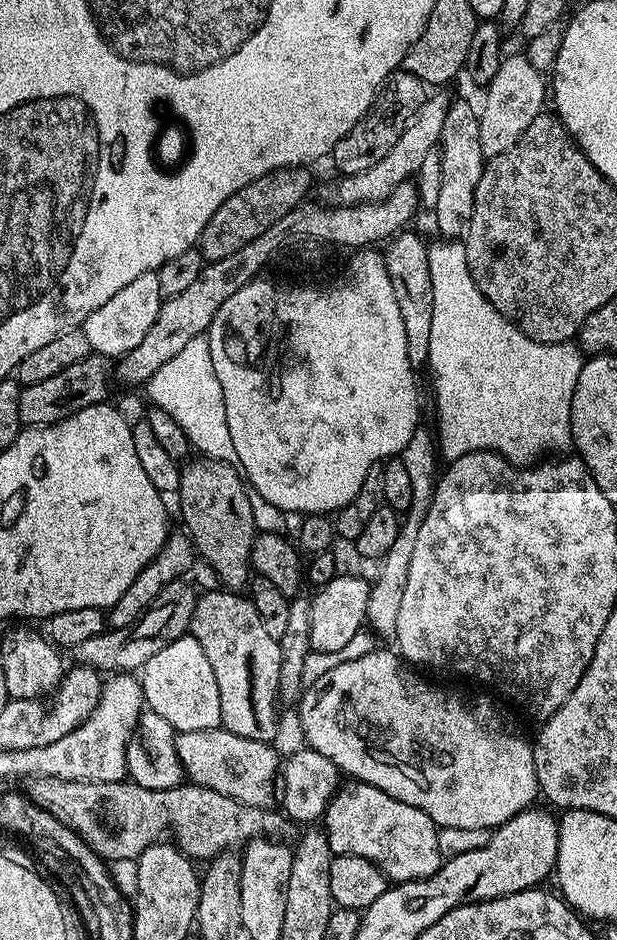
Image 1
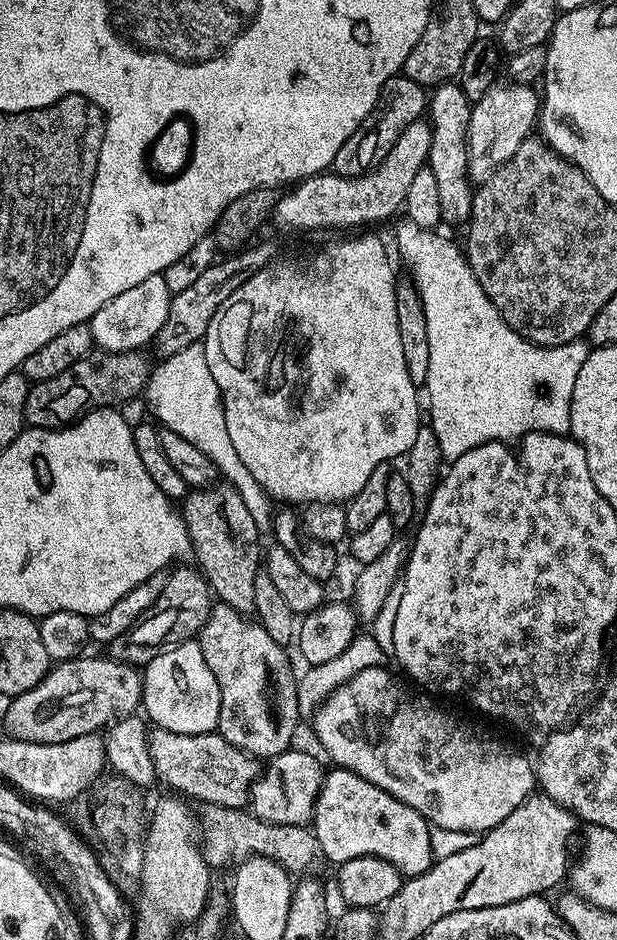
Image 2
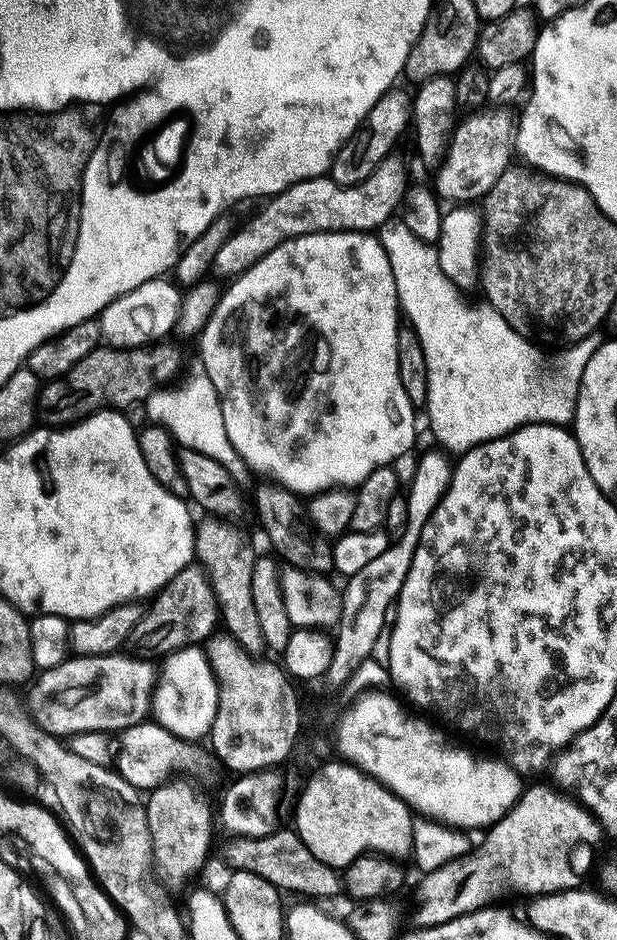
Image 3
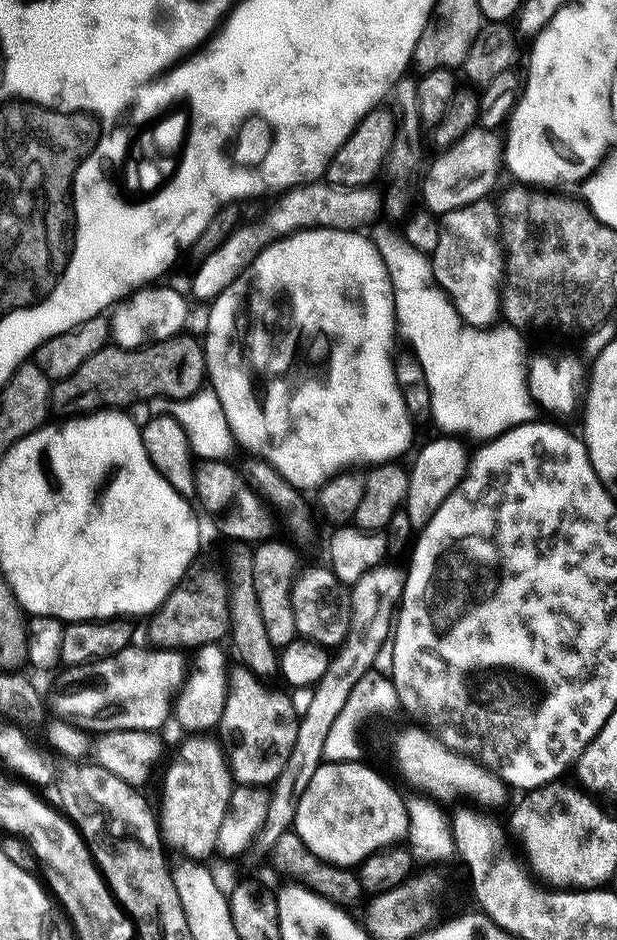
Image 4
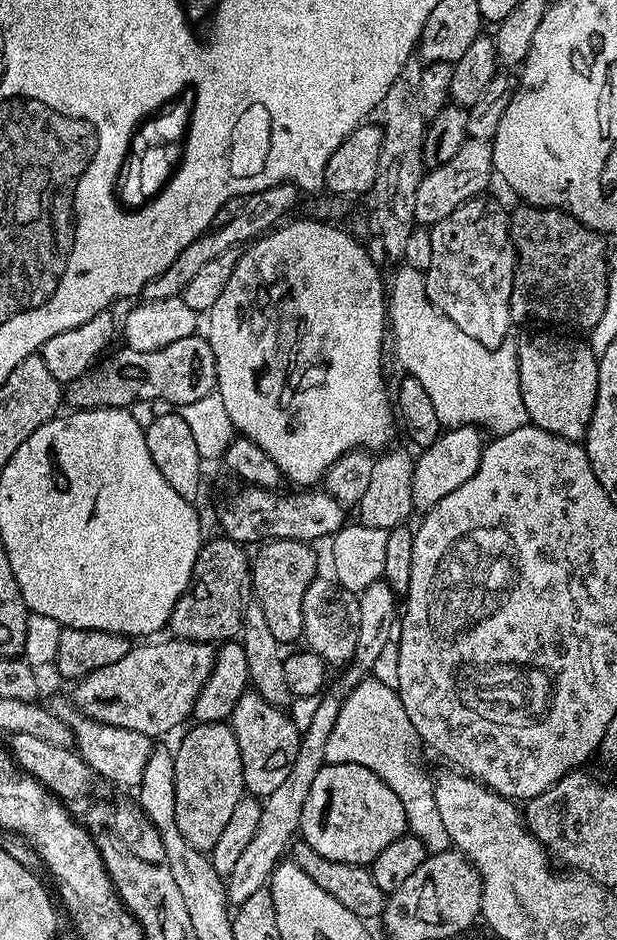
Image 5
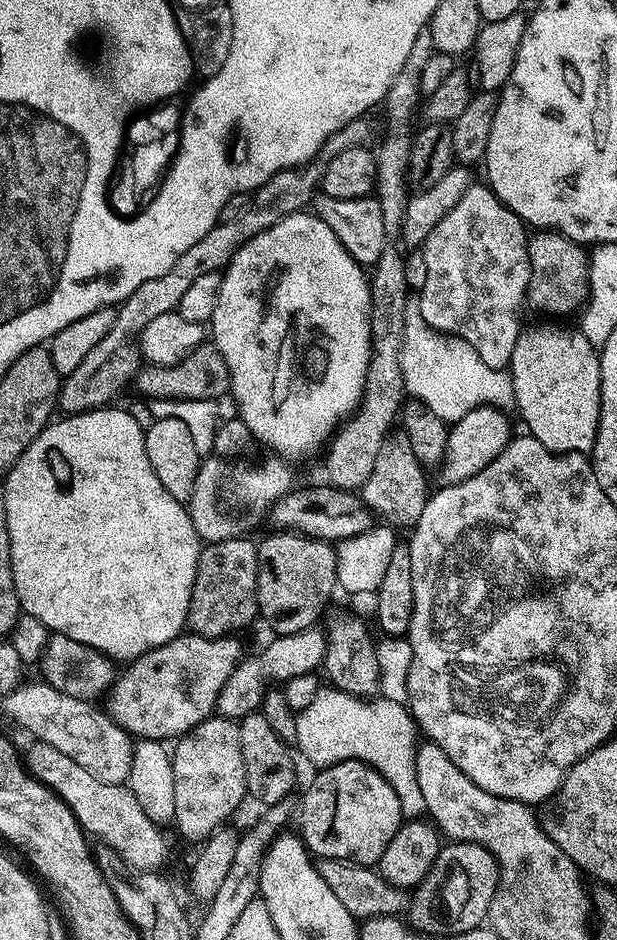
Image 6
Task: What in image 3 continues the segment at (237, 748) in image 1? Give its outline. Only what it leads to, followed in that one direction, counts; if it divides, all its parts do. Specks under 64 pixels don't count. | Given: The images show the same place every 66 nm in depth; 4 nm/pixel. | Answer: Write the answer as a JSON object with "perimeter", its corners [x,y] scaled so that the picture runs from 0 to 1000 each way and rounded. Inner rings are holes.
{"perimeter":[[[251,768],[219,770],[216,774],[206,776],[199,783],[201,805],[194,809],[191,820],[198,828],[220,839],[256,838],[261,834],[274,833],[287,823],[303,823],[306,827],[337,826],[350,817],[352,810],[342,799],[329,800],[323,790],[284,783]]]}

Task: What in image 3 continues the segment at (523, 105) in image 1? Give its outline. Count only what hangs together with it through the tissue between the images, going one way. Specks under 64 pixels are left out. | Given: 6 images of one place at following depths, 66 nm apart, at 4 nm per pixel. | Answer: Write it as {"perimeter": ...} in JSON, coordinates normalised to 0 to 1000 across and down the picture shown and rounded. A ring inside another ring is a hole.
{"perimeter":[[[791,113],[786,119],[771,117],[767,123],[744,129],[726,163],[707,183],[703,203],[720,215],[776,214],[807,194],[807,189],[831,173],[838,129],[817,113]],[[791,115],[791,116],[788,116]],[[733,213],[733,214],[726,214]],[[771,213],[771,214],[765,214]]]}

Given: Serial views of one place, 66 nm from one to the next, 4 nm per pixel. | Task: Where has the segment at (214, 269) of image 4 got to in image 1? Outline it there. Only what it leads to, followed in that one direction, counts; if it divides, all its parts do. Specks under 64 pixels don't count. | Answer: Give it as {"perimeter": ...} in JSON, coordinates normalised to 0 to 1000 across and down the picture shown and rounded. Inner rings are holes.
{"perimeter":[[[720,96],[702,98],[707,98],[702,102],[700,99],[689,101],[684,113],[677,113],[671,126],[665,126],[665,130],[658,130],[658,138],[652,138],[645,151],[639,151],[639,155],[632,155],[632,160],[626,164],[626,168],[619,168],[619,172],[600,177],[600,181],[592,183],[582,183],[572,187],[551,187],[546,190],[543,213],[546,218],[562,219],[579,215],[619,213],[624,209],[630,209],[643,198],[660,196],[673,188],[674,182],[684,177],[684,171],[690,169],[692,162],[712,154],[716,134],[723,130],[723,117],[729,110],[729,102],[724,102],[720,99],[724,97]]]}

